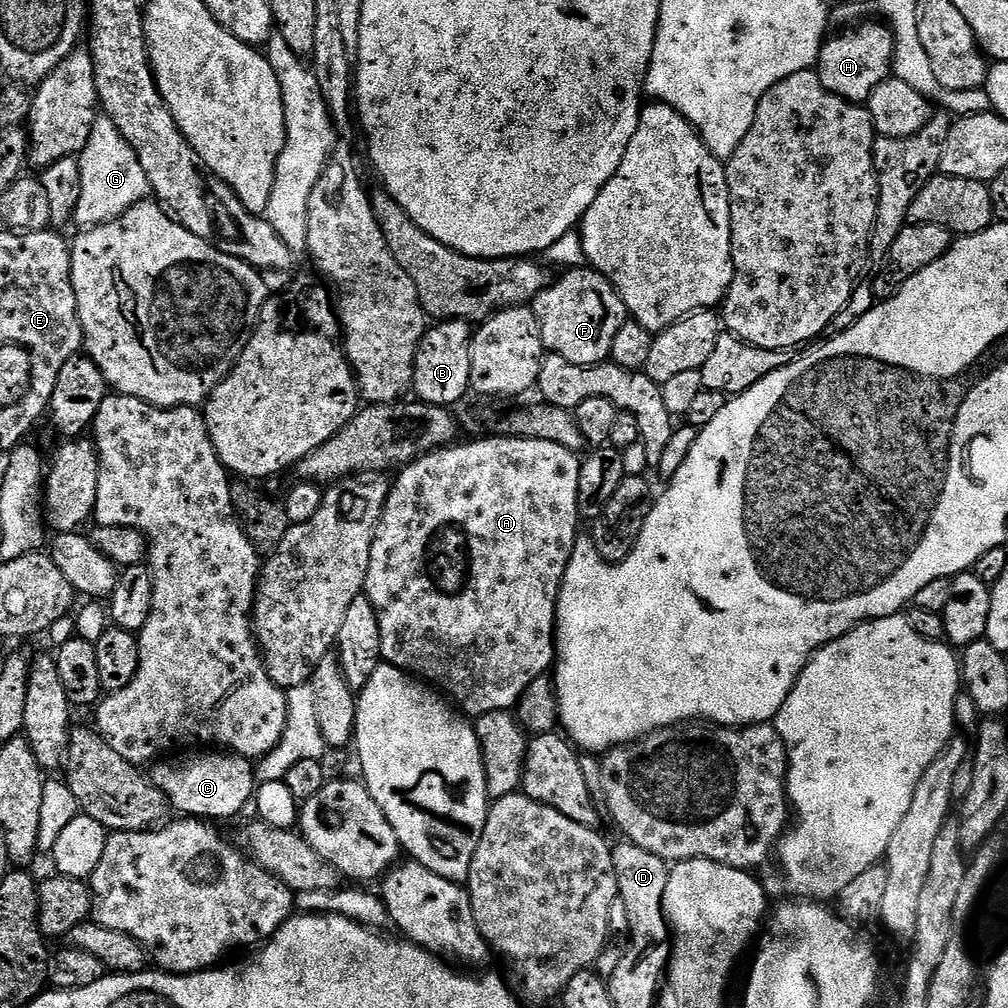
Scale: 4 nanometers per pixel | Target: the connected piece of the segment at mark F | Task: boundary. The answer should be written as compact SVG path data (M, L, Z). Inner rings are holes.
M591 266L570 268L561 276L561 280L553 279L543 288L530 305L538 318L545 349L574 366L603 364L611 357L618 330L629 319L628 307L612 283Z

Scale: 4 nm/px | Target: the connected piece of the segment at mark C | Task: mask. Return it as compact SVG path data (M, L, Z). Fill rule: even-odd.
M204 750L197 760L185 764L160 762L151 769L150 778L177 813L188 818L207 818L209 821L224 820L236 816L244 807L249 807L258 781L254 764L249 757L238 756L228 750ZM156 768L156 769L155 769ZM209 816L209 817L208 817Z

